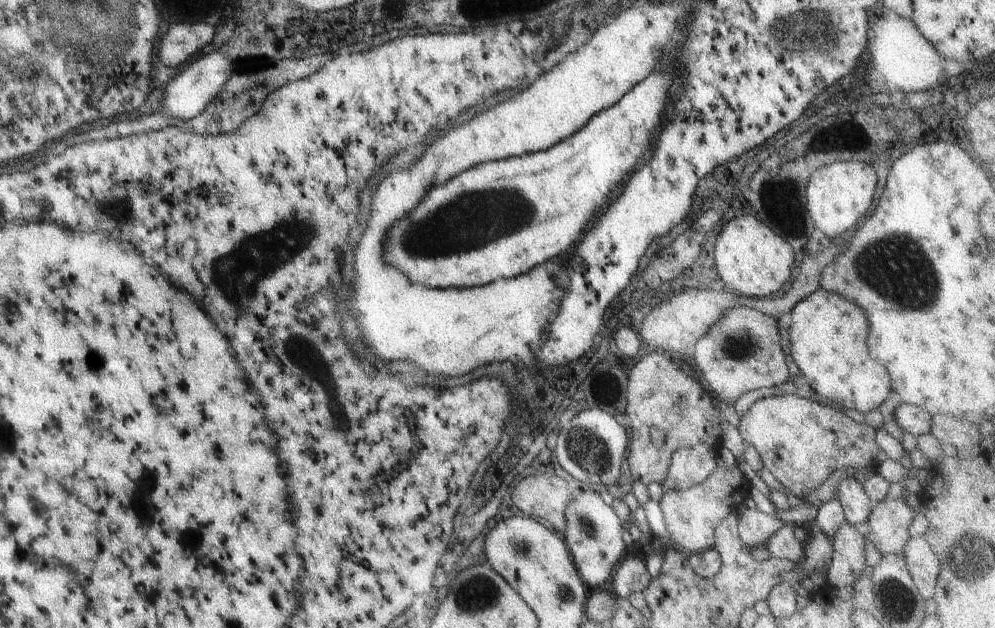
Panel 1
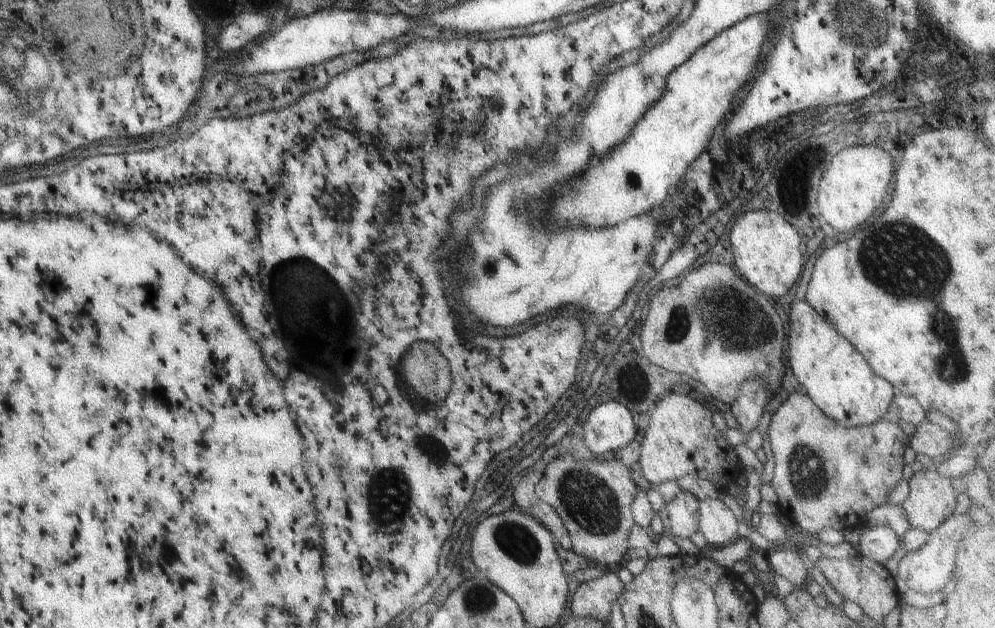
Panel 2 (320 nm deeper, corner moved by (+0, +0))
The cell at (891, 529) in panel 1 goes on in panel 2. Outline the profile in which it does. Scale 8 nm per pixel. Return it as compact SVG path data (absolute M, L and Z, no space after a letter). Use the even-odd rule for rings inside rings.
M923 468L907 482L907 496L899 506L908 528L929 533L955 513L955 502L949 479L939 476L934 468Z

